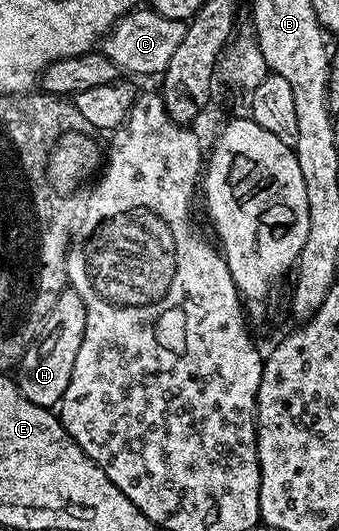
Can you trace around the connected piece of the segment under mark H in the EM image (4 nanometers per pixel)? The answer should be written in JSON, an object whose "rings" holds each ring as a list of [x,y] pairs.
{"rings":[[[66,289],[57,298],[53,313],[43,323],[37,342],[32,350],[25,353],[17,368],[19,391],[33,405],[54,408],[63,399],[65,389],[69,389],[69,377],[73,377],[73,361],[77,361],[77,349],[85,333],[85,305],[76,291]]]}

